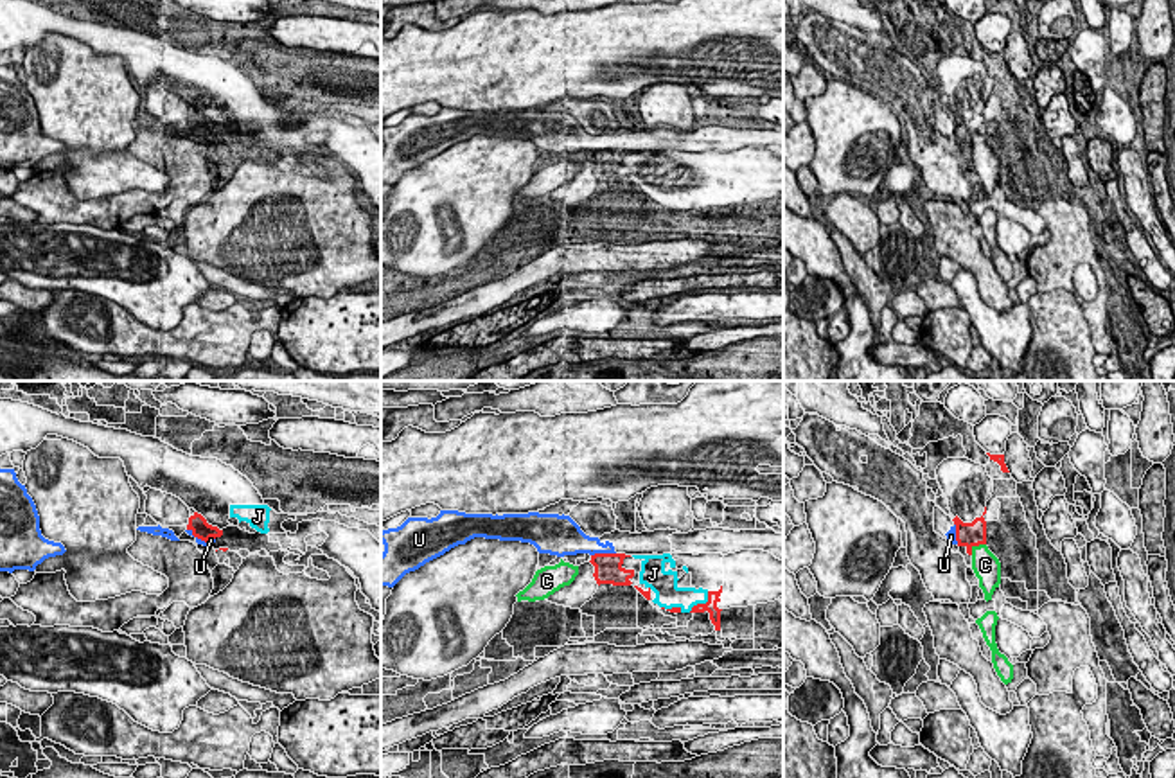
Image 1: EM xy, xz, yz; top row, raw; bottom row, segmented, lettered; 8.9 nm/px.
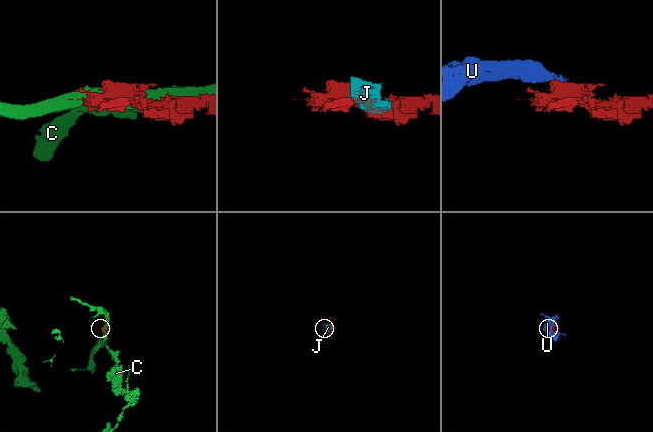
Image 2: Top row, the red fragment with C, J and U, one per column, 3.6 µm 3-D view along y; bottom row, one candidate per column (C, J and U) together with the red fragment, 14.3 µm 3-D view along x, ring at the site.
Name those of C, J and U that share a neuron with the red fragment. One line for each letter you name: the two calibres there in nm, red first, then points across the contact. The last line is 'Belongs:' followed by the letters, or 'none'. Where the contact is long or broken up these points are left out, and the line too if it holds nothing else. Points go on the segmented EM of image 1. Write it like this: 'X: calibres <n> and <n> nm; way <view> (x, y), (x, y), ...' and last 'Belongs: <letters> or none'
J: calibres 120 and 190 nm
Belongs: J

